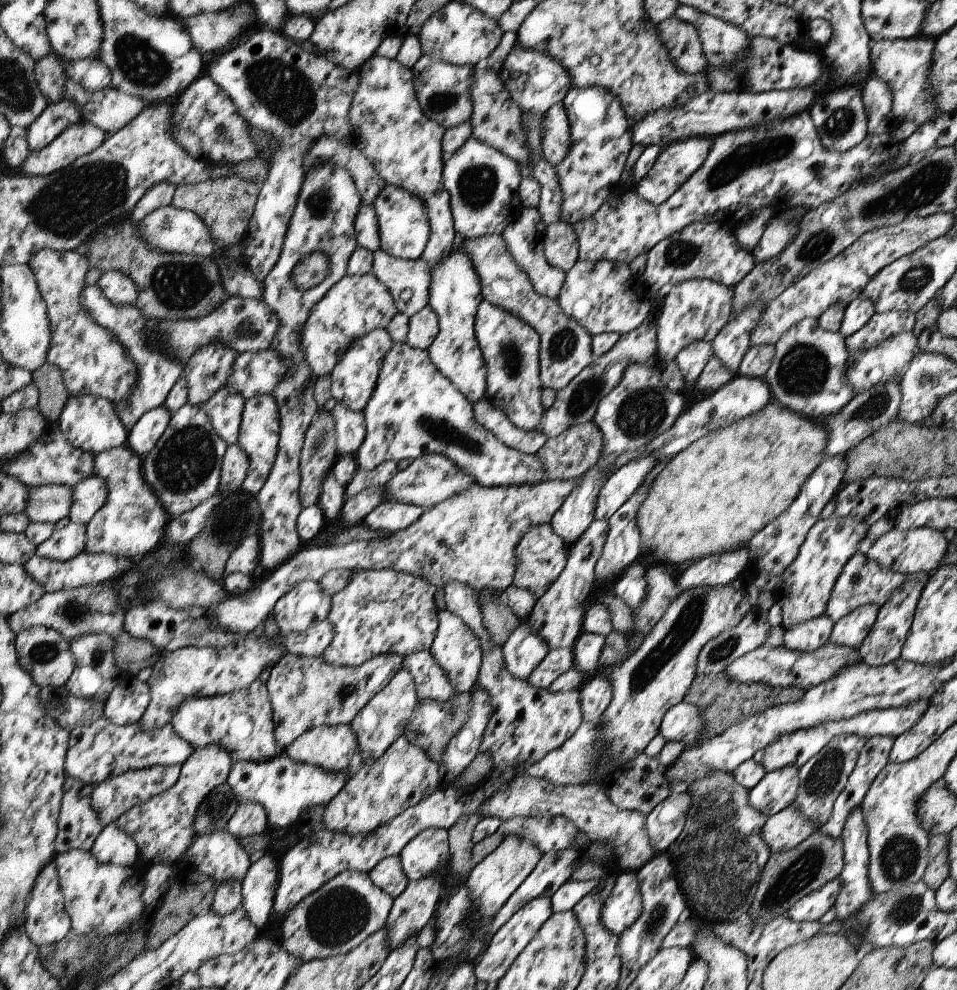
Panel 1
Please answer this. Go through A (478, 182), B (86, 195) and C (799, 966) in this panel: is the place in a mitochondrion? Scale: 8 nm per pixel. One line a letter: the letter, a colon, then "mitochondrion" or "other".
A: mitochondrion
B: mitochondrion
C: other

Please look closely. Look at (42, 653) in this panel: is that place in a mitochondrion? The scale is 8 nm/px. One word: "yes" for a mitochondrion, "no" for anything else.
yes

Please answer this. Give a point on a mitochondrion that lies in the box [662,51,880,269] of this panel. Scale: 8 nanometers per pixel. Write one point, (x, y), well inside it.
(755, 153)

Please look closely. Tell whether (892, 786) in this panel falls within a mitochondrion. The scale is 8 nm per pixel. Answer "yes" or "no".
no

